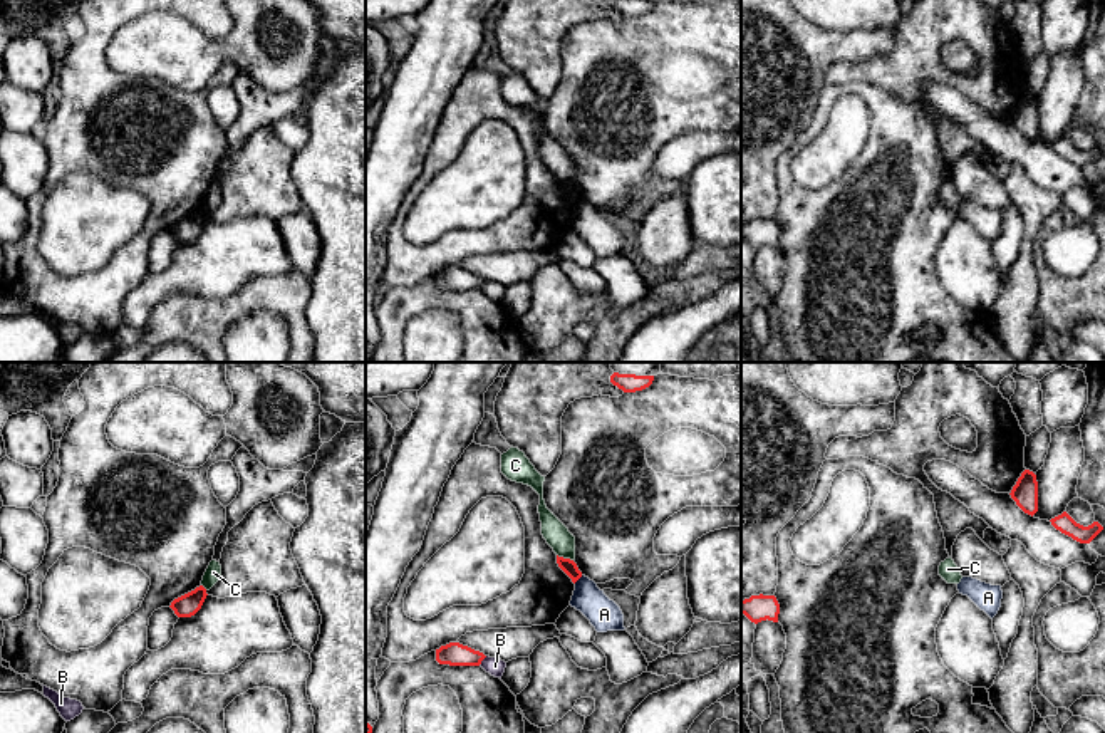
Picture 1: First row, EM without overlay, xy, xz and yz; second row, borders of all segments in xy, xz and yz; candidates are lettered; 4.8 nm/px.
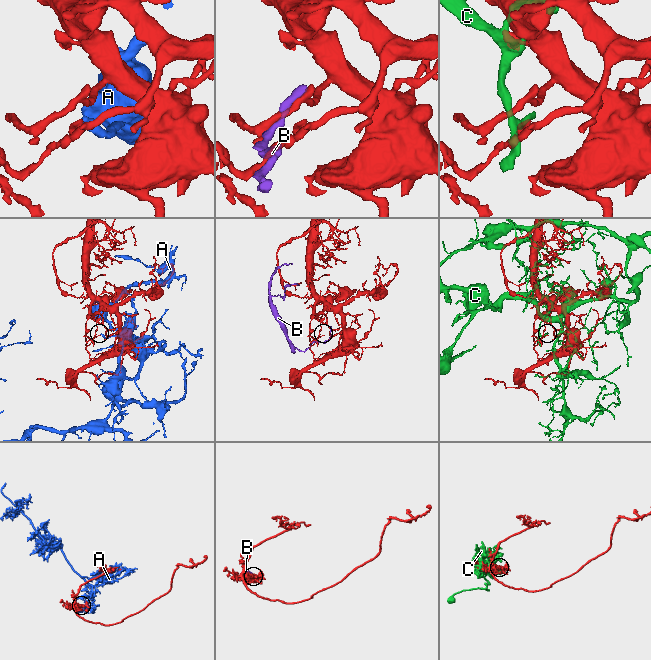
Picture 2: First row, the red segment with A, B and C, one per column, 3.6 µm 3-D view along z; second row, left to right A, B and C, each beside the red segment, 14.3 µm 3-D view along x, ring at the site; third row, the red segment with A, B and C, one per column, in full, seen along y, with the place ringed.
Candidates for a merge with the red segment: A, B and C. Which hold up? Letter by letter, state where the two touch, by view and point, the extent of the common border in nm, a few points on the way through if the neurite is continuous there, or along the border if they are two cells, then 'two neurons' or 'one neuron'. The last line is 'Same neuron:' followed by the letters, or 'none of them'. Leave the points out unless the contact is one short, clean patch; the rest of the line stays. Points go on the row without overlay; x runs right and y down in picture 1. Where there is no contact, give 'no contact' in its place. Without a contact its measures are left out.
A: xz (577, 203) | 60 nm | two neurons
B: xz (482, 284) | 60 nm | two neurons
C: xz (565, 183) | 90 nm | two neurons
Same neuron: none of them

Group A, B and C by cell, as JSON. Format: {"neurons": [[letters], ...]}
{"neurons": [["A"], ["B"], ["C"]]}

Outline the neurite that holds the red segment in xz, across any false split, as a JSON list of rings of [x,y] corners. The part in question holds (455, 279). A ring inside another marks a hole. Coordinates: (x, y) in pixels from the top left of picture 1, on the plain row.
[[[449,267],[436,273],[436,285],[449,290],[480,290],[486,280],[459,267]]]

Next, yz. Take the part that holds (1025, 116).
[[[1025,94],[1009,119],[1025,138],[1033,141],[1038,136],[1036,99]]]

